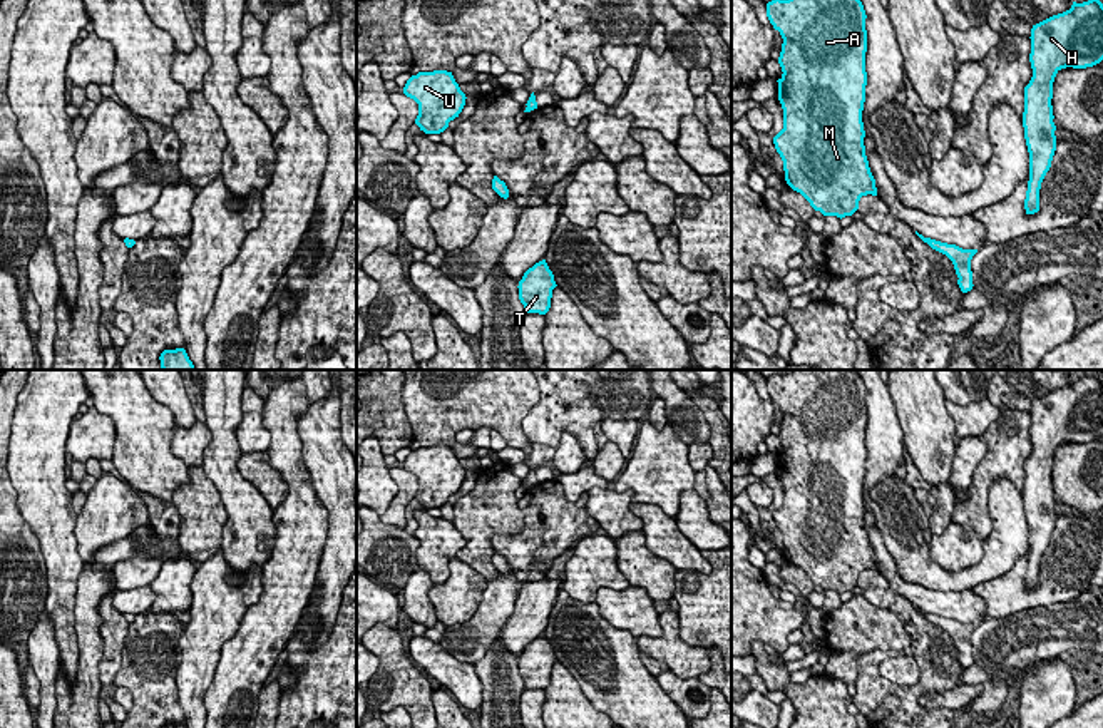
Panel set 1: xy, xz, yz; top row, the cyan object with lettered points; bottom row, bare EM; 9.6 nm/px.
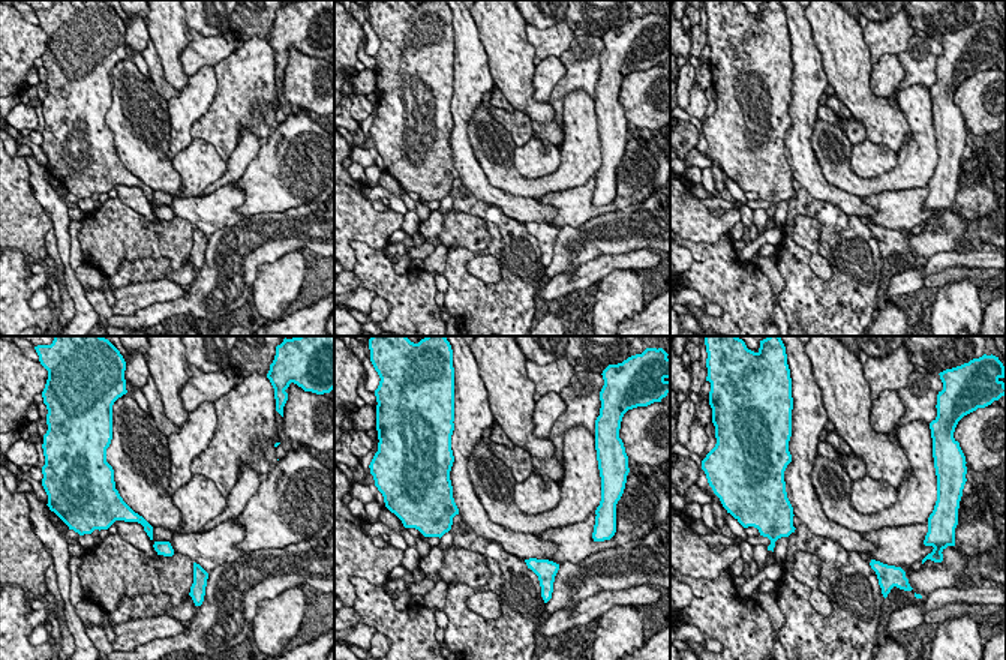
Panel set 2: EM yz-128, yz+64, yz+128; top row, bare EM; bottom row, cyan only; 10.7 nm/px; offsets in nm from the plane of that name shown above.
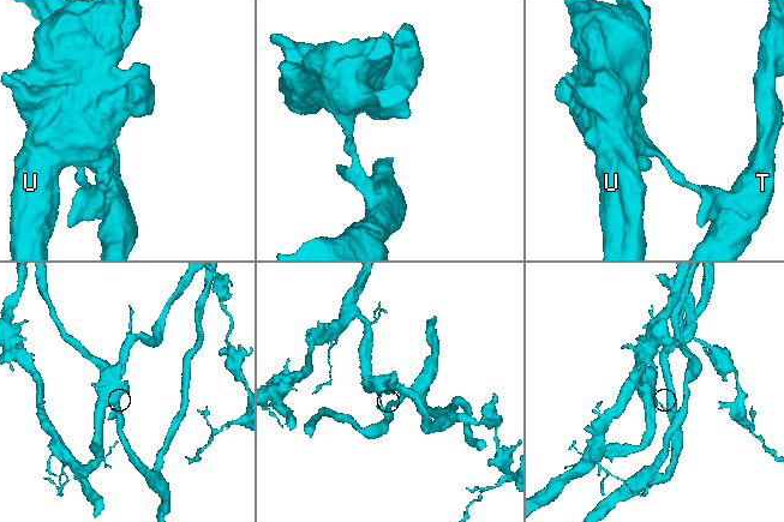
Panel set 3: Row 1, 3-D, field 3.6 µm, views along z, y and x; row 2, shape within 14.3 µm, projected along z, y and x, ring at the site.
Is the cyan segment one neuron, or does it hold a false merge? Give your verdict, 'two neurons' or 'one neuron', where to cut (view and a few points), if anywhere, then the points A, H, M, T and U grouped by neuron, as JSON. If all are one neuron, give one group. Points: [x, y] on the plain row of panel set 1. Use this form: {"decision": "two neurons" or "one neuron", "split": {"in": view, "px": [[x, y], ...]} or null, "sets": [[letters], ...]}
{"decision": "two neurons", "split": {"in": "xy", "px": [[133, 615], [126, 620]]}, "sets": [["A", "M", "U"], ["H", "T"]]}

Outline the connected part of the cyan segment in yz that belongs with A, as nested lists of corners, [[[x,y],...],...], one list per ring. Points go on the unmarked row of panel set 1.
[[[792,370],[768,377],[767,392],[783,413],[778,432],[783,449],[777,455],[783,504],[773,519],[783,536],[785,556],[823,591],[852,591],[862,571],[877,571],[862,497],[867,460],[864,380],[854,370]]]

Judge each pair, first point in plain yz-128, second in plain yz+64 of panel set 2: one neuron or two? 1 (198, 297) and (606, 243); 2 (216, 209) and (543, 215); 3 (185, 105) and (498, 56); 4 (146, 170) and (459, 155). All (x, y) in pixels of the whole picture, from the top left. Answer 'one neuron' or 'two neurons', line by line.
1: one neuron
2: one neuron
3: two neurons
4: two neurons

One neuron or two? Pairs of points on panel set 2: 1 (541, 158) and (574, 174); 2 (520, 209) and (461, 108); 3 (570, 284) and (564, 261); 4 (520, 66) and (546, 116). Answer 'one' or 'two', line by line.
1: two
2: one
3: two
4: one

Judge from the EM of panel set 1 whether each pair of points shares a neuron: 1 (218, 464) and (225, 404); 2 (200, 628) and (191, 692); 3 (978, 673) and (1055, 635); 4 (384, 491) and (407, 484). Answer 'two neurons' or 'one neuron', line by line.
1: one neuron
2: one neuron
3: one neuron
4: two neurons

